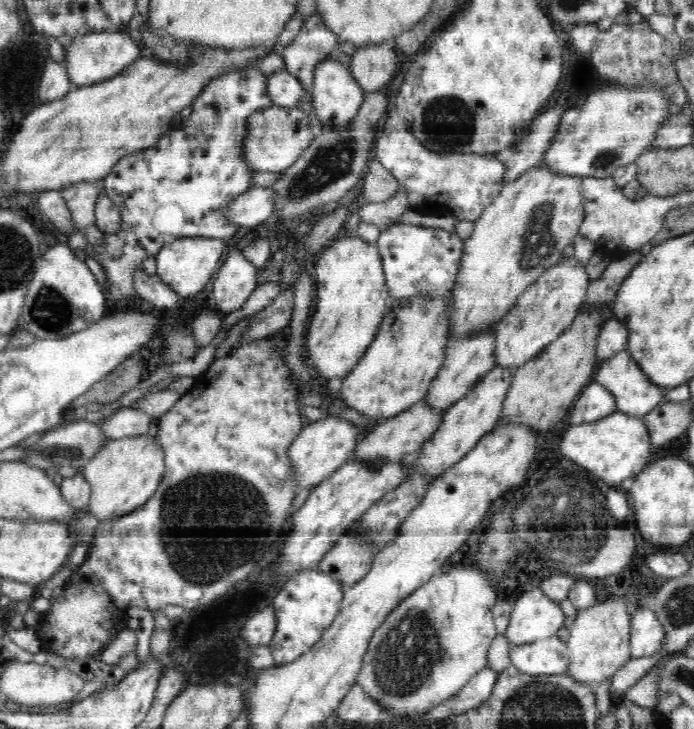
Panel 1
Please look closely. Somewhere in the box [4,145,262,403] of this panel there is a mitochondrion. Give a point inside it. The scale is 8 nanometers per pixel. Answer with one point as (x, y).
(50, 310)

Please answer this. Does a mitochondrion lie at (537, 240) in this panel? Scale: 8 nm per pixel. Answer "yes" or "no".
yes

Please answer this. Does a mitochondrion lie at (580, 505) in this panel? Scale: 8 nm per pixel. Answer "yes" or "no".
yes

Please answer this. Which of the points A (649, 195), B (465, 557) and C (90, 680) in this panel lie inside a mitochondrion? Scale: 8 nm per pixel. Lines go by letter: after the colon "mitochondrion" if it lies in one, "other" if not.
A: other
B: other
C: other

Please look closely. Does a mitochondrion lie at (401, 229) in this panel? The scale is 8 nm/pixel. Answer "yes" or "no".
no

